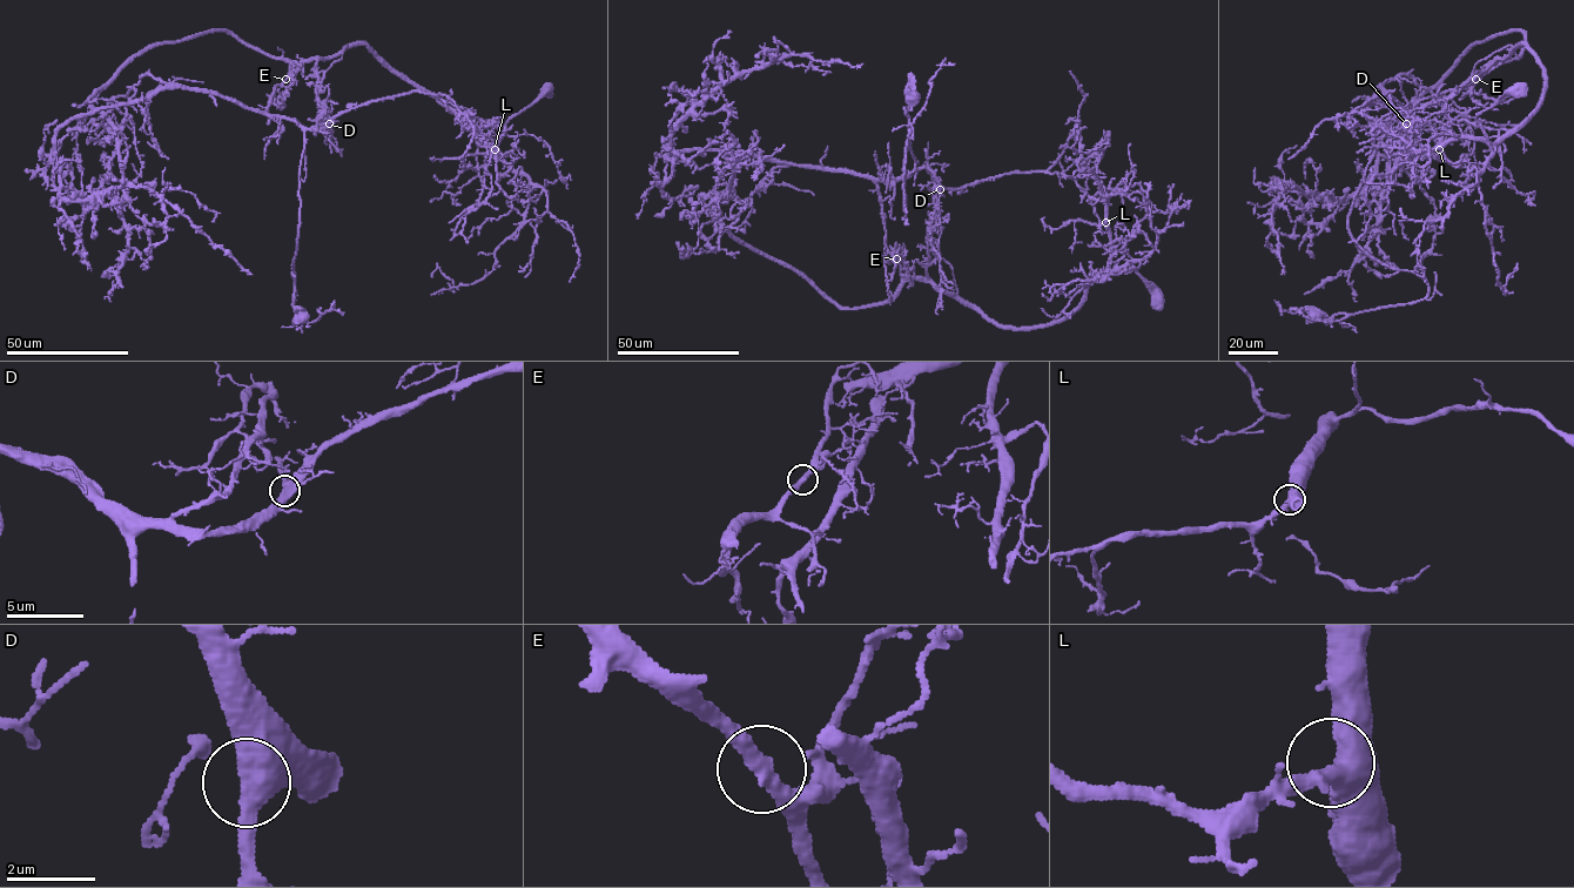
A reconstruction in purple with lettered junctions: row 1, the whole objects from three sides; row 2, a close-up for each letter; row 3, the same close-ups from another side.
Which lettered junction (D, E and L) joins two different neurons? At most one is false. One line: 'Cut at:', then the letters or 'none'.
Cut at: E

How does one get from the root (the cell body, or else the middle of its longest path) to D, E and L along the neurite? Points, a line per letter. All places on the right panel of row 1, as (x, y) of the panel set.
D: (1519, 89), (1477, 116), (1493, 152), (1473, 138), (1413, 149), (1403, 138), (1416, 123), (1390, 91), (1406, 123)
E: (1519, 89), (1512, 89), (1477, 116), (1493, 152), (1535, 112), (1544, 92), (1545, 71), (1520, 45), (1475, 80)
L: (1519, 89), (1512, 89), (1477, 116), (1493, 152), (1485, 140), (1473, 138), (1451, 139), (1439, 149)

